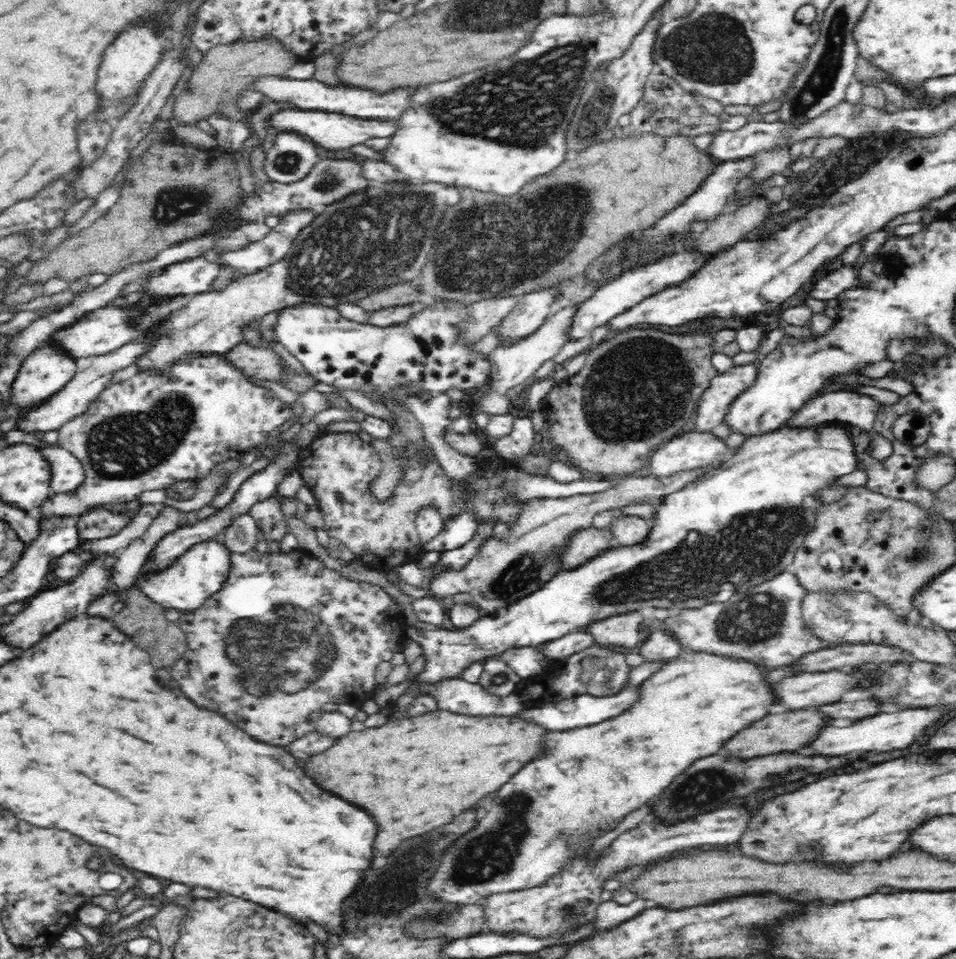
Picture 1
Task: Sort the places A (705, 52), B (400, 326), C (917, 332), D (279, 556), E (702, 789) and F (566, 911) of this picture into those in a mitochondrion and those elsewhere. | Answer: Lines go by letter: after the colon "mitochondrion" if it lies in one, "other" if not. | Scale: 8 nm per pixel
A: mitochondrion
B: other
C: other
D: other
E: mitochondrion
F: mitochondrion

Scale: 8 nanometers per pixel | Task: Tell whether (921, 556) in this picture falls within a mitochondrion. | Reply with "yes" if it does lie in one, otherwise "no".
yes

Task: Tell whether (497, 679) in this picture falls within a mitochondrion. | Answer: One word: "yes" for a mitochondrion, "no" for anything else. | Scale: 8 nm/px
yes

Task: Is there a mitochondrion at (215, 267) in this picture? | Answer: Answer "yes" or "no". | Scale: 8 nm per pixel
no

